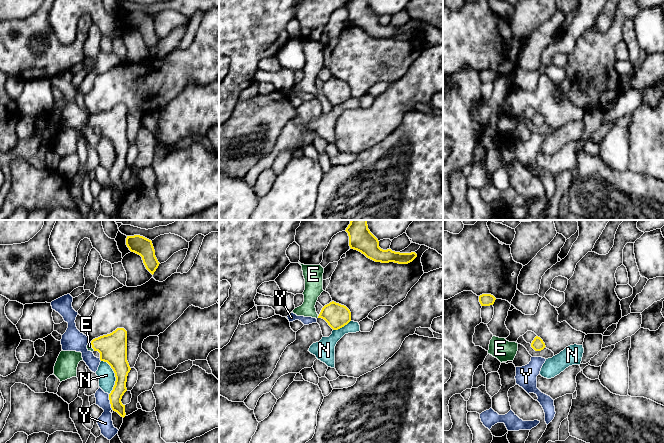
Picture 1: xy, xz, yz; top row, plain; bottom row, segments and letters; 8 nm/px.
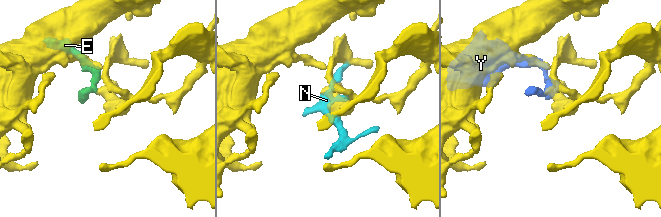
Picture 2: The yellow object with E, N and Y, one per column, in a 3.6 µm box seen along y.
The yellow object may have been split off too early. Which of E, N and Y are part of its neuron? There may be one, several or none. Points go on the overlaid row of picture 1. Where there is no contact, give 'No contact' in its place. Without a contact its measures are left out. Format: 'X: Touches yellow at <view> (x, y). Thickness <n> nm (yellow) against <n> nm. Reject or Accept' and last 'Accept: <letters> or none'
E: Touches yellow at xy (92, 346). Thickness 220 nm (yellow) against 50 nm. Accept
N: Touches yellow at xy (115, 376). Thickness 220 nm (yellow) against 140 nm. Reject
Y: Touches yellow at xy (110, 402). Thickness 110 nm (yellow) against 120 nm. Reject
Accept: E

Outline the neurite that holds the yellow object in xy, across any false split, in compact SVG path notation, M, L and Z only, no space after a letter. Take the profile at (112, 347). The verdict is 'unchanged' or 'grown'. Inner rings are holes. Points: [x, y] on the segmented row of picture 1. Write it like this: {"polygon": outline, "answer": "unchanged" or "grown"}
{"polygon": "M117 328L110 334L93 339L87 345L88 351L98 351L100 360L107 362L113 369L116 377L113 390L109 394L109 400L113 411L121 417L125 417L125 405L121 399L127 391L127 376L131 368L127 361L127 331Z", "answer": "grown"}

